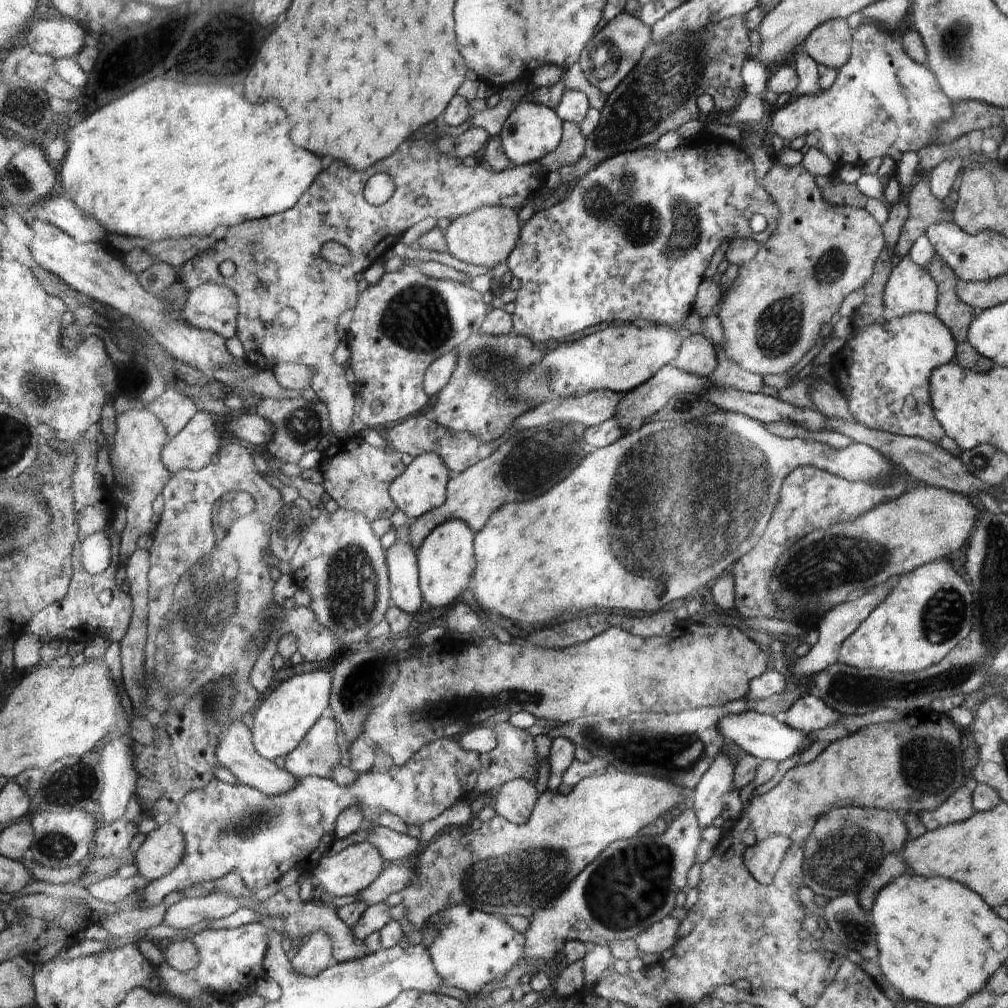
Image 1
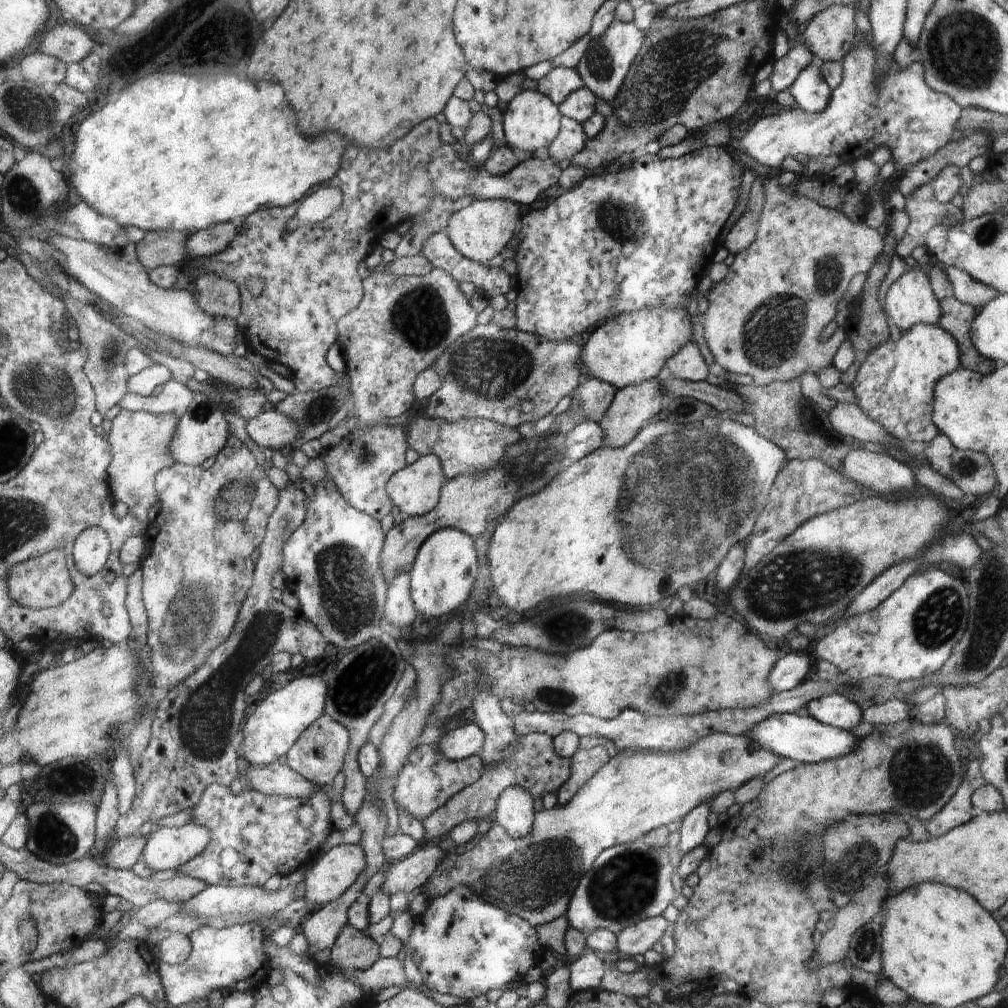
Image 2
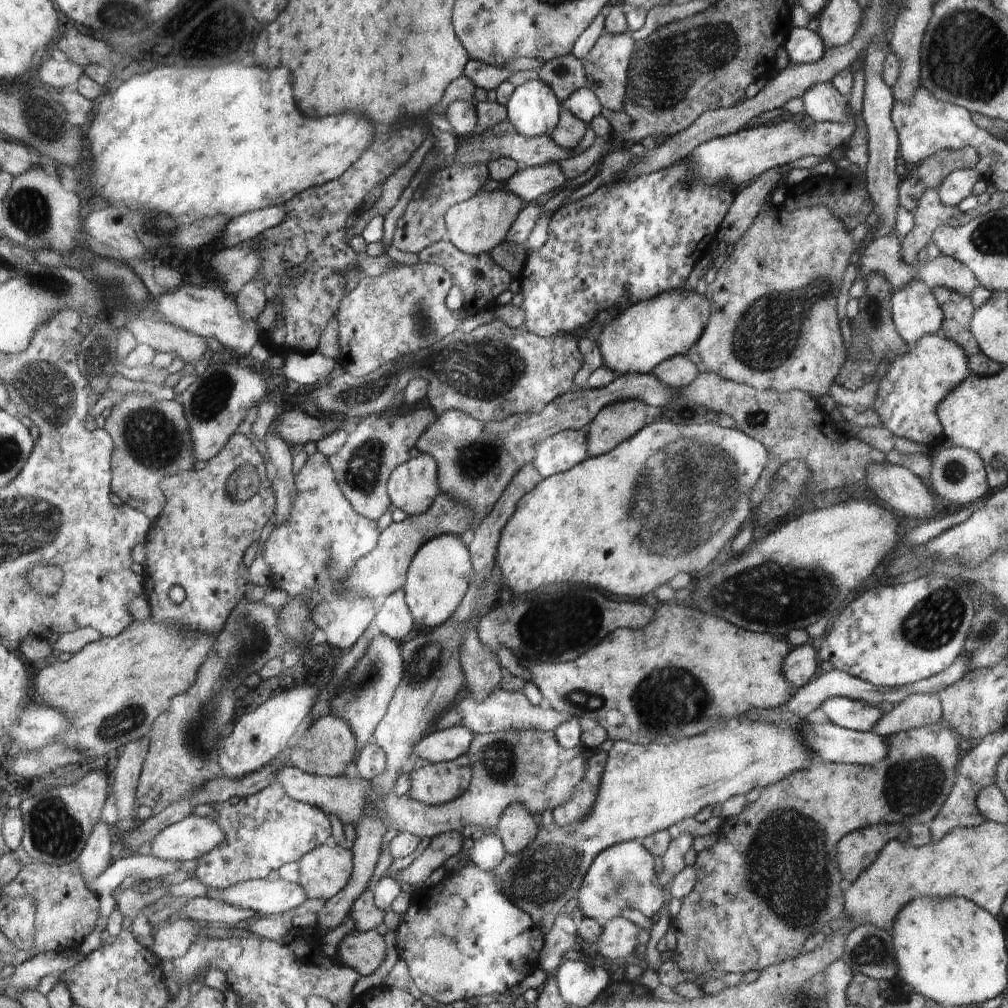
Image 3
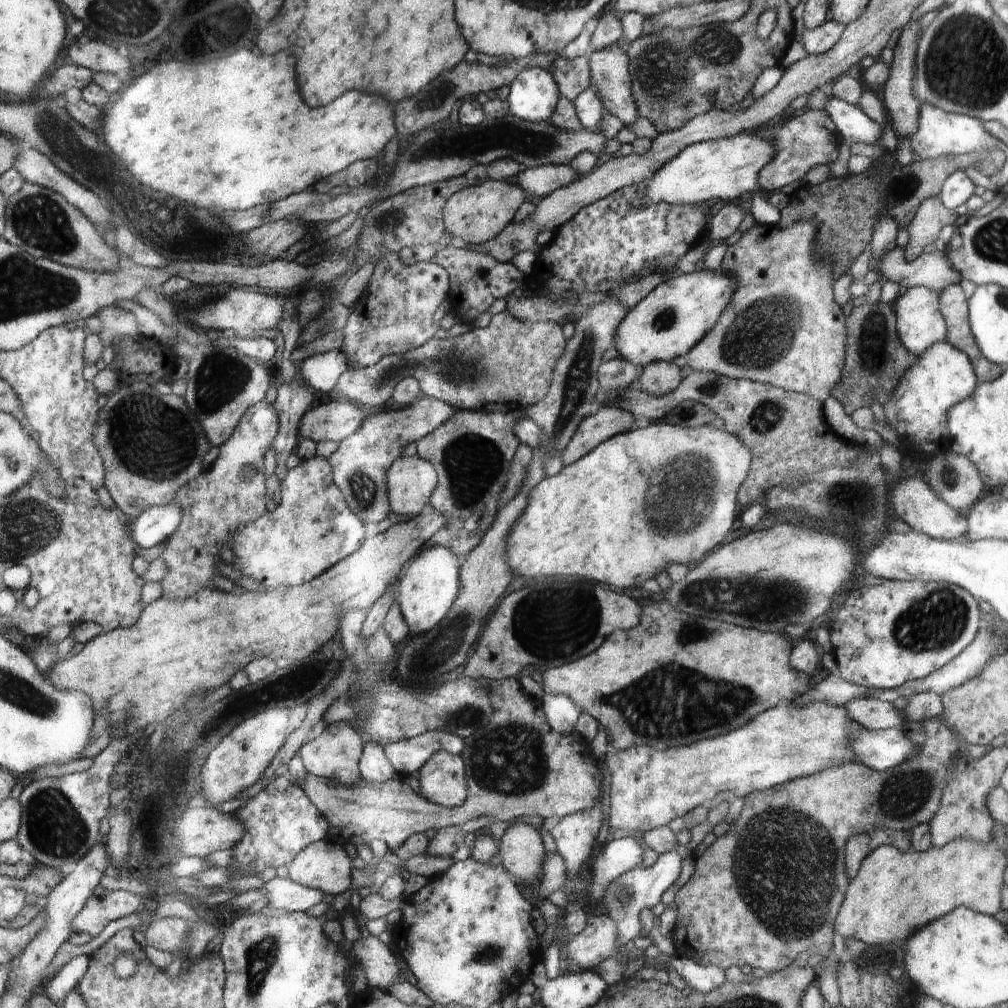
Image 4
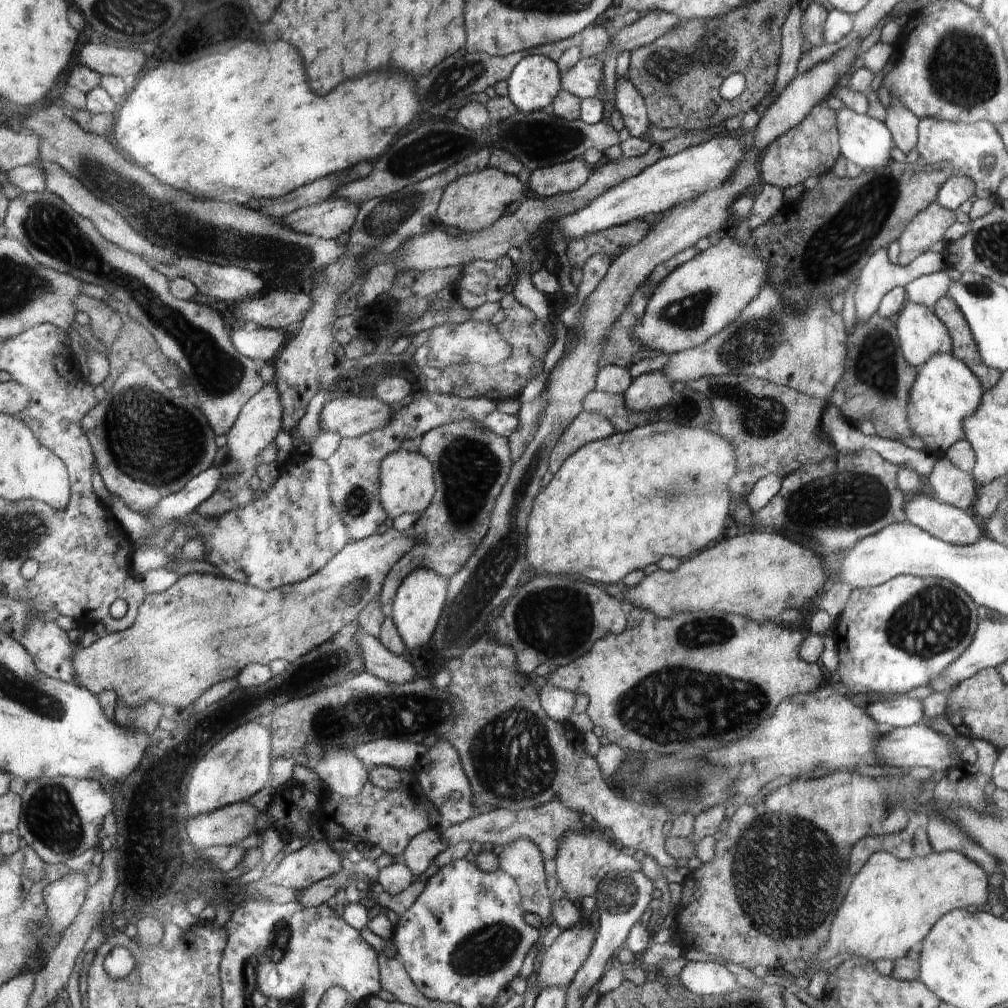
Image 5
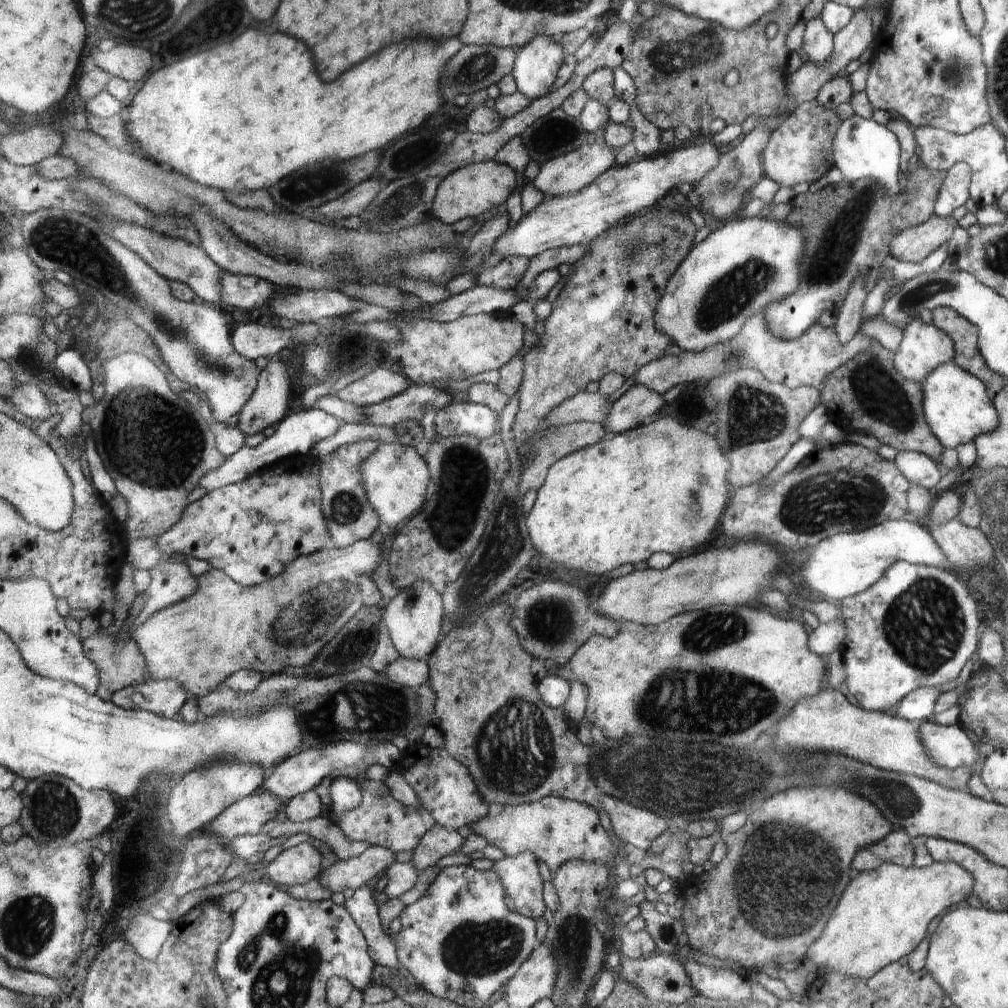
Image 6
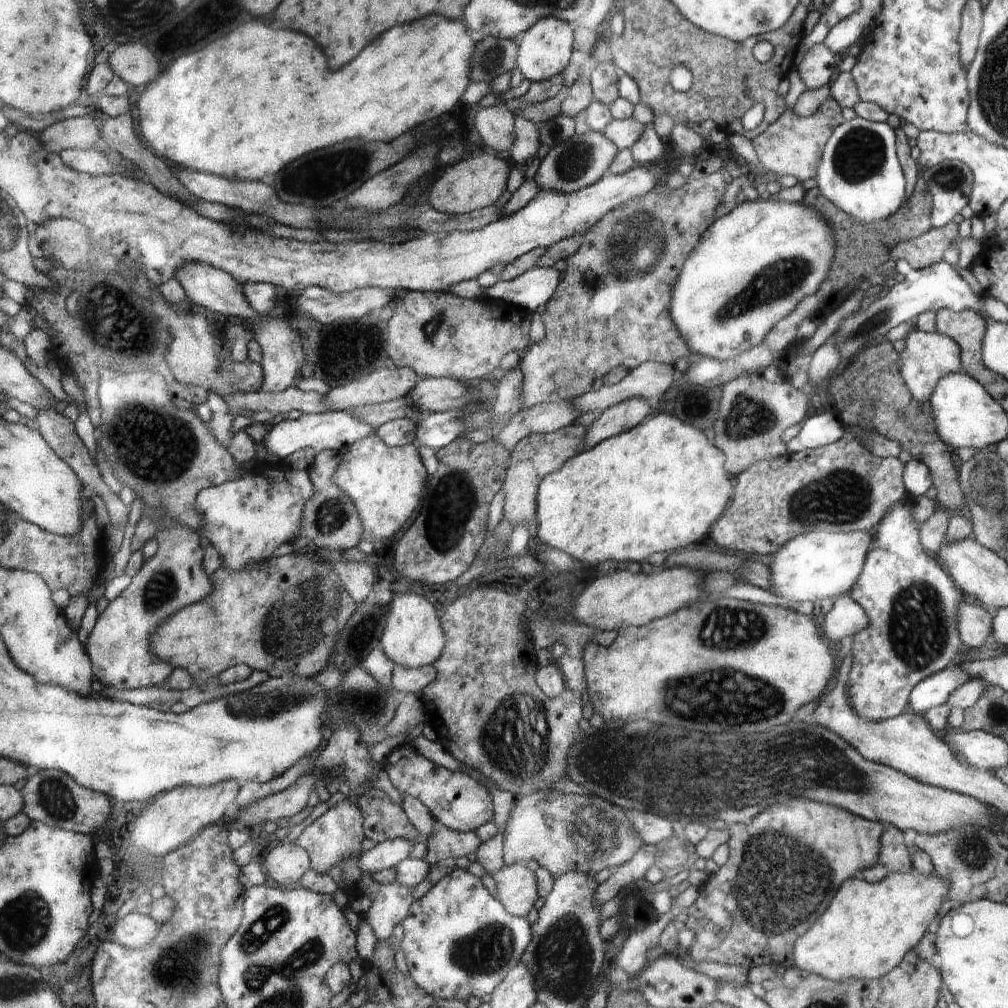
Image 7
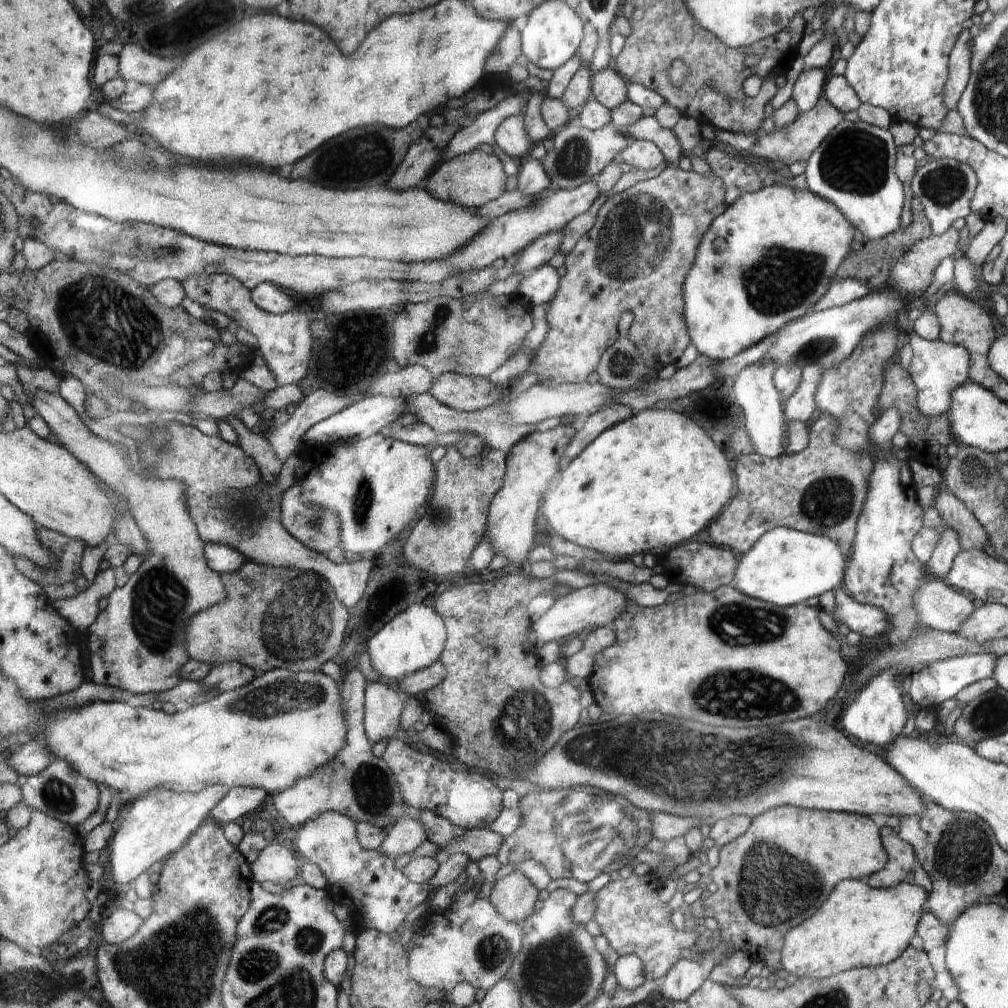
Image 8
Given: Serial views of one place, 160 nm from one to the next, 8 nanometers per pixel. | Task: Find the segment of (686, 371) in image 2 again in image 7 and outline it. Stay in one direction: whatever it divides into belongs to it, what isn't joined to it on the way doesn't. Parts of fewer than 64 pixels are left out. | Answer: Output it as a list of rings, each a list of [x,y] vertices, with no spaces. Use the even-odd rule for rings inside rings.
[[[631,398],[611,406],[588,426],[585,448],[591,449],[598,443],[608,441],[617,434],[633,429],[642,424],[642,420],[648,414],[650,414],[650,404],[643,398]]]

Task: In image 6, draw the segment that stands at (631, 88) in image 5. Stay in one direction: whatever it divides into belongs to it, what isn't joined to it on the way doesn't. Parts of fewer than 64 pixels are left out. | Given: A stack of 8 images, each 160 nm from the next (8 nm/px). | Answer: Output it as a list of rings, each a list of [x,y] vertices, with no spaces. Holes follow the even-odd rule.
[[[632,104],[630,109],[632,120],[632,142],[637,150],[638,157],[648,157],[658,149],[661,130],[640,112],[640,109]]]

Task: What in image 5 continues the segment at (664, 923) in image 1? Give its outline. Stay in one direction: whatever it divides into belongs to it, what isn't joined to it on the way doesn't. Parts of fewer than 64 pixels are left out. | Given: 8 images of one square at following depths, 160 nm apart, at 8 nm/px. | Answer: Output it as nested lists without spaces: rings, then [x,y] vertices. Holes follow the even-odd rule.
[[[594,920],[590,925],[589,923],[581,923],[571,929],[563,930],[552,945],[545,950],[542,964],[538,969],[538,990],[542,990],[544,987],[568,987],[578,969],[588,958],[595,936]]]

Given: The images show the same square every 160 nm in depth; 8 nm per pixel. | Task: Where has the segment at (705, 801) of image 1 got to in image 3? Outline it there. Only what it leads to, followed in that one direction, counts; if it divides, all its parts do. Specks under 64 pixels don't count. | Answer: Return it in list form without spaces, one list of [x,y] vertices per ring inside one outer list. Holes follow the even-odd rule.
[[[681,832],[677,838],[670,841],[669,847],[663,854],[664,868],[658,873],[658,880],[663,888],[685,867],[684,854],[693,846],[693,840],[691,832]]]

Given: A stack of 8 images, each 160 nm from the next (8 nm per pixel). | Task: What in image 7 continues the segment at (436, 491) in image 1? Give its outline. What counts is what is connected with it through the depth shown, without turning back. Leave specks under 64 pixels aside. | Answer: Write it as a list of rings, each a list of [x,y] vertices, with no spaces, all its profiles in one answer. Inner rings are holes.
[[[372,432],[349,446],[333,479],[350,495],[353,505],[357,507],[364,534],[372,534],[382,540],[398,532],[414,514],[427,481],[426,476],[428,474],[415,442],[403,447],[388,447],[376,432]]]

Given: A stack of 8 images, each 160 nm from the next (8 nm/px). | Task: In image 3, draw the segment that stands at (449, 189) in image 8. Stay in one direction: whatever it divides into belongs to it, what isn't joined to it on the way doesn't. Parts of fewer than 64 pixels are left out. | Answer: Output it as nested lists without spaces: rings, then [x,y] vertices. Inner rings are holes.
[[[506,189],[475,194],[468,200],[453,204],[445,214],[445,225],[448,229],[448,240],[463,253],[476,256],[482,253],[491,254],[501,245],[513,222],[520,216],[522,199]]]

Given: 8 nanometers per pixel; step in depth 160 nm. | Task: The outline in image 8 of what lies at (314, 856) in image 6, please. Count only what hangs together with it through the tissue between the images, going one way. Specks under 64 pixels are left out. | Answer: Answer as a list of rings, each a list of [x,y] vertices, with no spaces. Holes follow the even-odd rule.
[[[283,838],[270,842],[250,865],[254,880],[281,884],[285,887],[298,874],[298,854],[289,847]]]

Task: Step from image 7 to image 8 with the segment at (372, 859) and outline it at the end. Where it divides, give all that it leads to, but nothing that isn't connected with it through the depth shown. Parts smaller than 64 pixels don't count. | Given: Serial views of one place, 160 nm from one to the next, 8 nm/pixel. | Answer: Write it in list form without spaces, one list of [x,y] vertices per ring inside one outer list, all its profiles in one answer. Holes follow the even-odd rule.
[[[409,815],[398,821],[388,831],[378,852],[388,855],[395,861],[399,856],[412,854],[426,838],[422,823],[417,818]]]

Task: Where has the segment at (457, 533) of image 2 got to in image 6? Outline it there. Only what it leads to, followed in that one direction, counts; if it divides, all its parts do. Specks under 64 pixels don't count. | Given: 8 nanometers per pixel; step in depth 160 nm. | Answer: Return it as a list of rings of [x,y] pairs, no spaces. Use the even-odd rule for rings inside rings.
[[[418,581],[411,587],[403,588],[384,606],[383,623],[387,626],[392,644],[400,656],[422,661],[436,652],[436,642],[442,628],[442,599],[428,581]]]

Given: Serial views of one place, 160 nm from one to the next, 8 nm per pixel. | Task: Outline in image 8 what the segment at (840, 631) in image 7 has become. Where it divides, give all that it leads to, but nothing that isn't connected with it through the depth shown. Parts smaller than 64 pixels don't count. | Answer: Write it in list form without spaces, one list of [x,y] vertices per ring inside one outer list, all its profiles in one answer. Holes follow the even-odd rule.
[[[833,590],[833,594],[836,594],[833,617],[838,625],[844,623],[851,631],[861,634],[862,636],[867,636],[870,639],[887,633],[891,629],[891,623],[882,609],[872,605],[862,604],[854,600],[846,590],[843,591],[844,592],[842,592],[842,590]]]

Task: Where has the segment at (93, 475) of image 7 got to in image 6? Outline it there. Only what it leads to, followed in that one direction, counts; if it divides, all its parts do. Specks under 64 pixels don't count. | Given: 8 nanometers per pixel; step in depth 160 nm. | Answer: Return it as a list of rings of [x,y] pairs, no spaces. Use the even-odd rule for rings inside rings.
[[[34,383],[18,385],[9,398],[4,399],[15,406],[16,415],[21,418],[46,419],[47,414],[50,414],[45,394]]]

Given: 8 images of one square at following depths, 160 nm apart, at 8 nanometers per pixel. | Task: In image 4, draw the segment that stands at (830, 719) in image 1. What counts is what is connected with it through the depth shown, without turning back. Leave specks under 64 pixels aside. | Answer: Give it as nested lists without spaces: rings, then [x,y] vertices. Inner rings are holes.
[[[872,697],[857,698],[846,704],[844,708],[848,711],[852,724],[858,723],[873,731],[888,727],[900,729],[906,723],[903,712],[895,710],[889,702]]]

